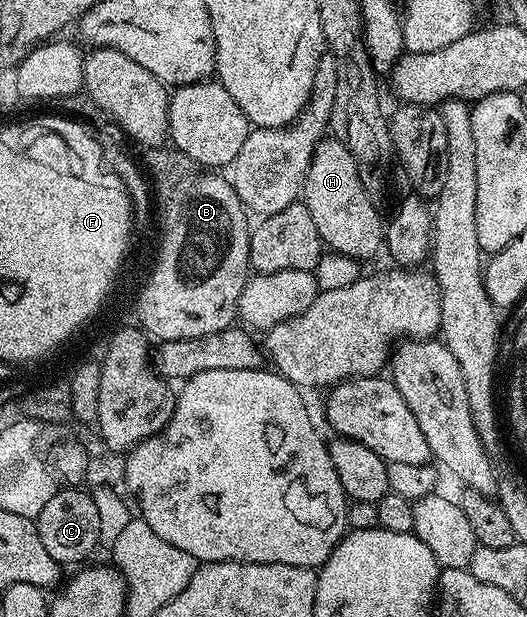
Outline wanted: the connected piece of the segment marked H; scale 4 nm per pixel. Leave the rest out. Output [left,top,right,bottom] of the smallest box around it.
[302,138,385,262]

